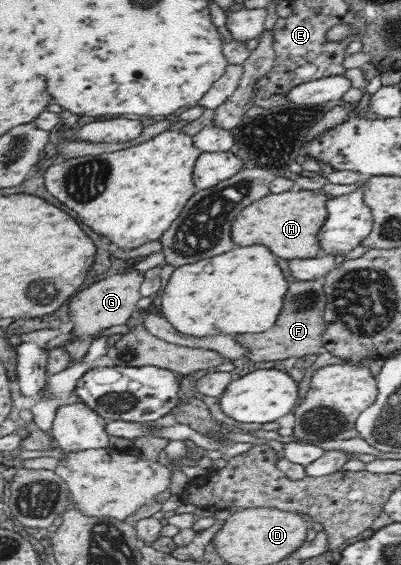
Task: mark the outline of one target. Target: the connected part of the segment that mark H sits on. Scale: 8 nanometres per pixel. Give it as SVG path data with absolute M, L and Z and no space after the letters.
M294 188L285 193L267 195L239 211L232 223L233 242L241 247L265 245L281 259L312 259L317 257L319 242L317 233L327 218L328 196L322 191Z

